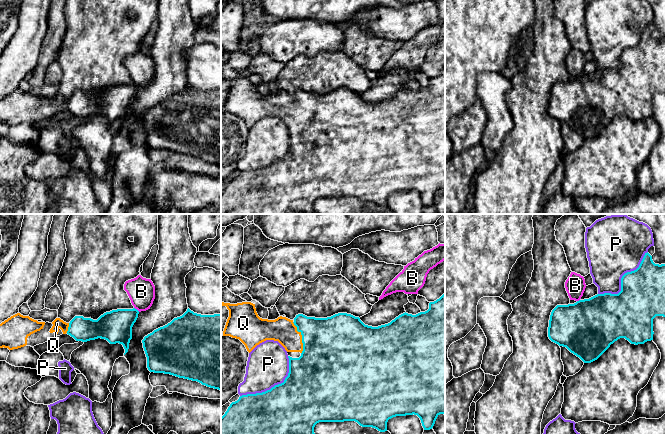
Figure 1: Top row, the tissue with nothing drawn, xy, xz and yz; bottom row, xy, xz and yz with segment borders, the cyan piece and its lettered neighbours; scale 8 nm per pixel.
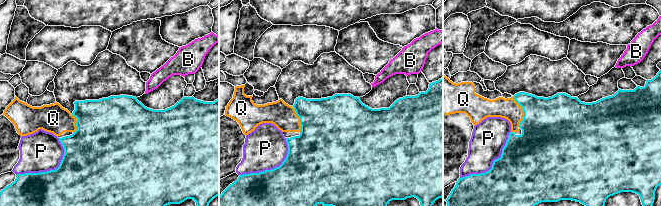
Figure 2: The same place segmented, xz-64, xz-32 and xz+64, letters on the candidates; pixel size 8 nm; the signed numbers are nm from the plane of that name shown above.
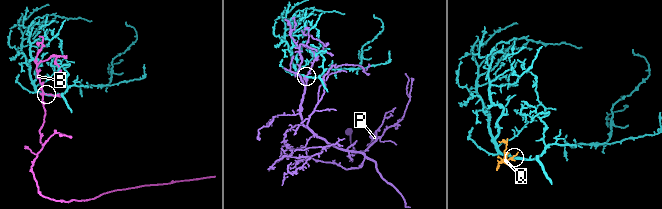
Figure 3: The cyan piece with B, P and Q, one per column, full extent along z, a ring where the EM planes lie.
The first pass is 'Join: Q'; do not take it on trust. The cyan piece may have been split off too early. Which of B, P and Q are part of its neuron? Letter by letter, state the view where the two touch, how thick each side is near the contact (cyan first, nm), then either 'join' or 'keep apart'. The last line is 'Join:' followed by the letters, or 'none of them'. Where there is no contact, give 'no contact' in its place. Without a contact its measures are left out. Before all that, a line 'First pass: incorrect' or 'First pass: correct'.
First pass: correct
B: contact in xy; calibres 260 and 220 nm; keep apart
P: contact in yz; calibres 360 and 420 nm; keep apart
Q: contact in xz; calibres 480 and 200 nm; join
Join: Q

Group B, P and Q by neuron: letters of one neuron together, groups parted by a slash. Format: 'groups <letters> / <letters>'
groups B / P / Q

